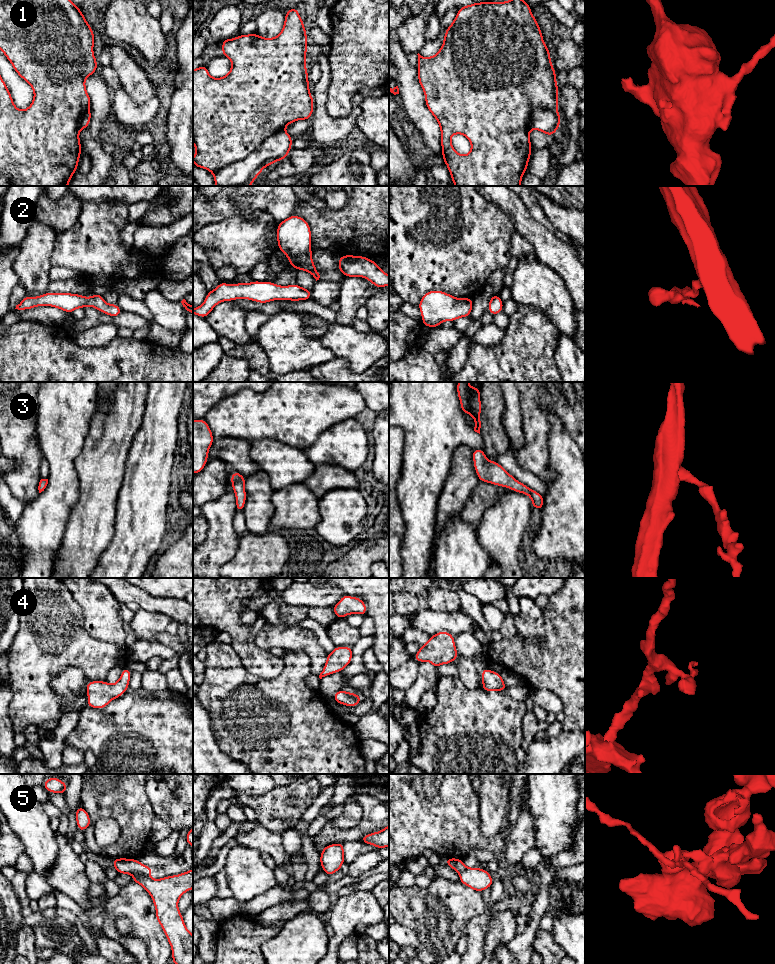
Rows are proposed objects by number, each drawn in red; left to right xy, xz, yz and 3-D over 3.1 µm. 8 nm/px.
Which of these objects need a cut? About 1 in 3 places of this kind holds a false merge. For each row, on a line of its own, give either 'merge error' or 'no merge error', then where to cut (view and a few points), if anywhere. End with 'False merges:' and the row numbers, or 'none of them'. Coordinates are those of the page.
1: merge error; cut xz (283, 129), (268, 136), (245, 158), (230, 163), (213, 173)
2: no merge error; cut none
3: no merge error; cut none
4: no merge error; cut none
5: merge error; cut xy (132, 873), (144, 873), (146, 875)
False merges: 1, 5

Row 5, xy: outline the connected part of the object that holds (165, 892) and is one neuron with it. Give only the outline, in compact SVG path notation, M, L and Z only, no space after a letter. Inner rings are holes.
M193 869L161 879L152 879L143 873L132 875L133 883L140 884L153 900L156 919L172 949L173 963L193 964L193 935L187 929L178 909L180 897L193 889Z

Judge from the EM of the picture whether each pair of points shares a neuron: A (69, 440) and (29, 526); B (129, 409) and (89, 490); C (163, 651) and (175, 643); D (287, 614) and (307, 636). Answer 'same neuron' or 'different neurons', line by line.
A: same neuron
B: same neuron
C: different neurons
D: different neurons

